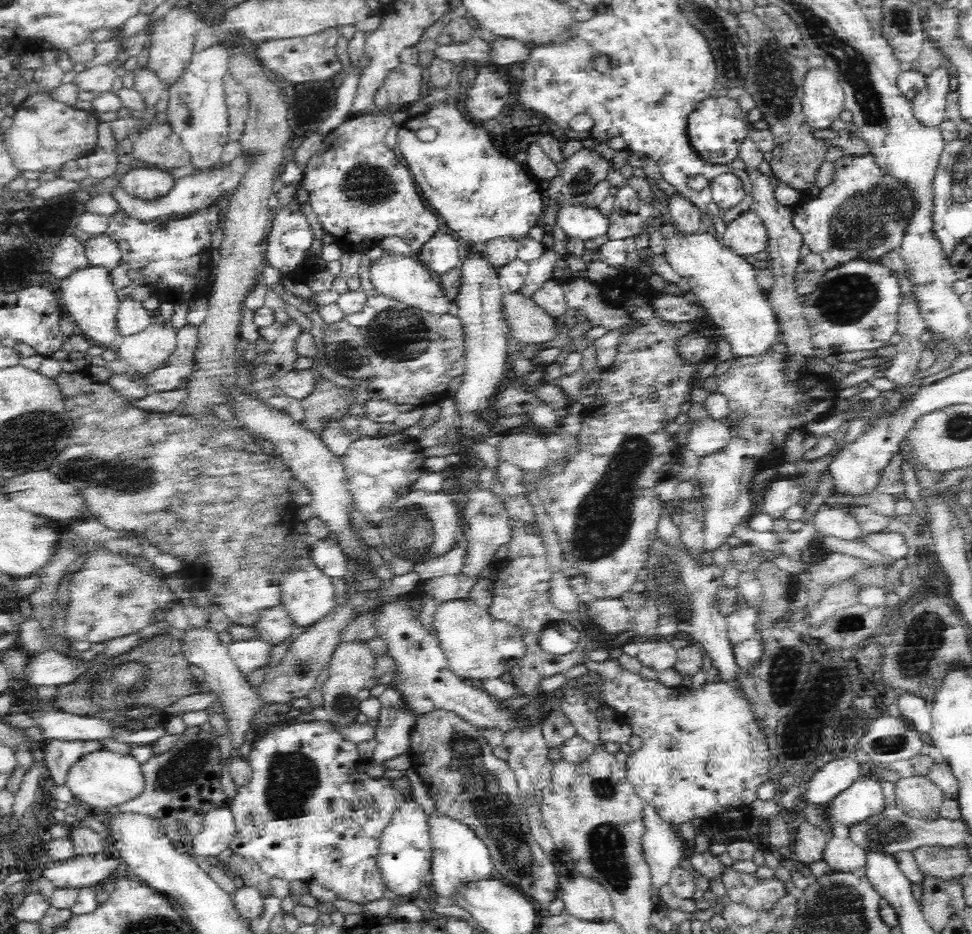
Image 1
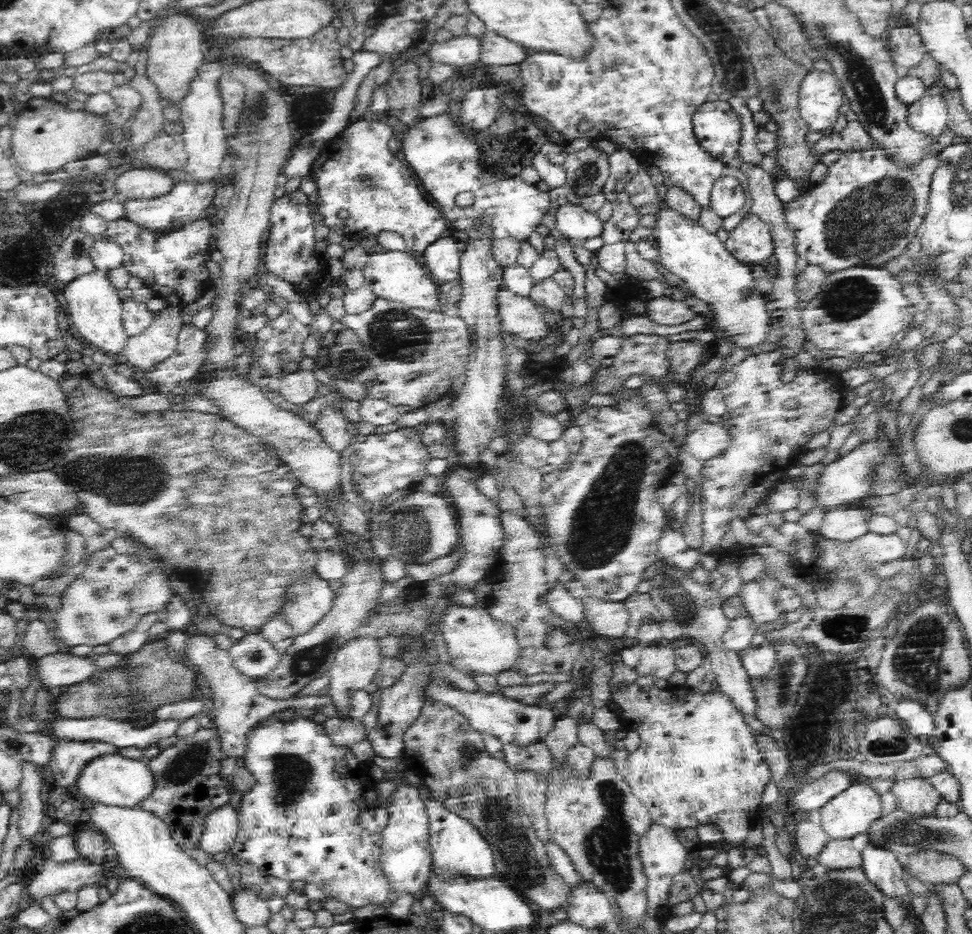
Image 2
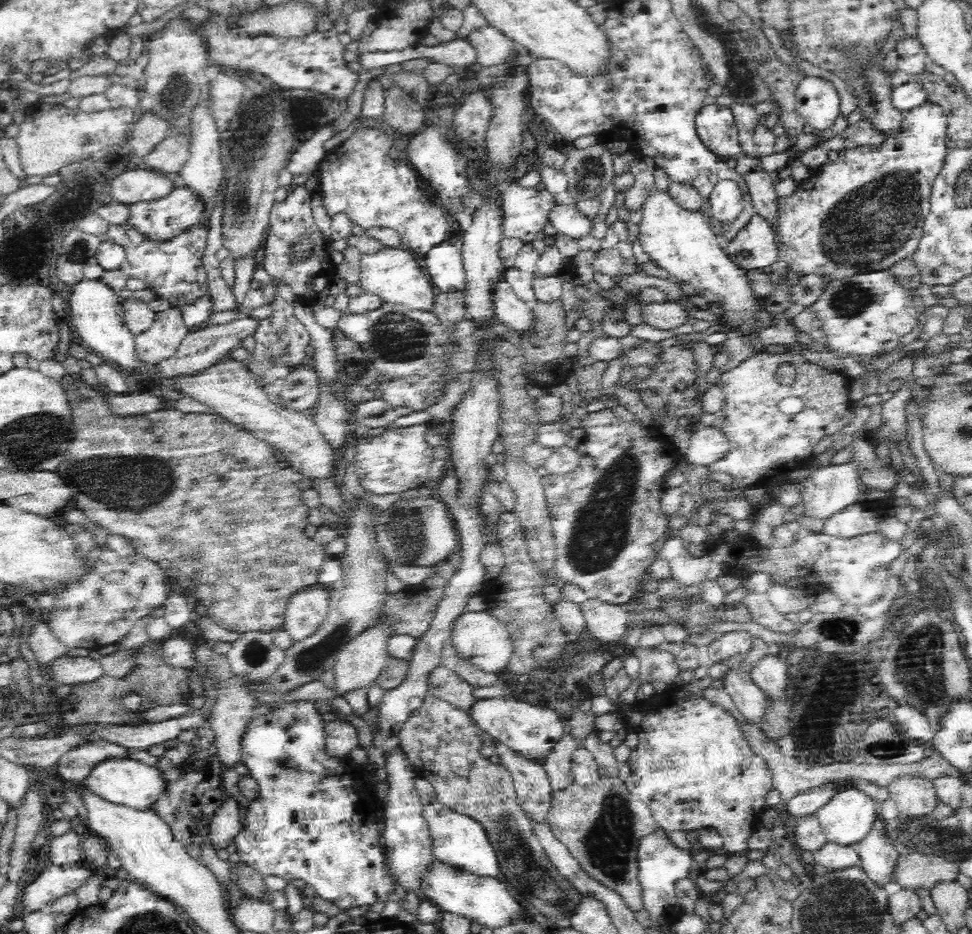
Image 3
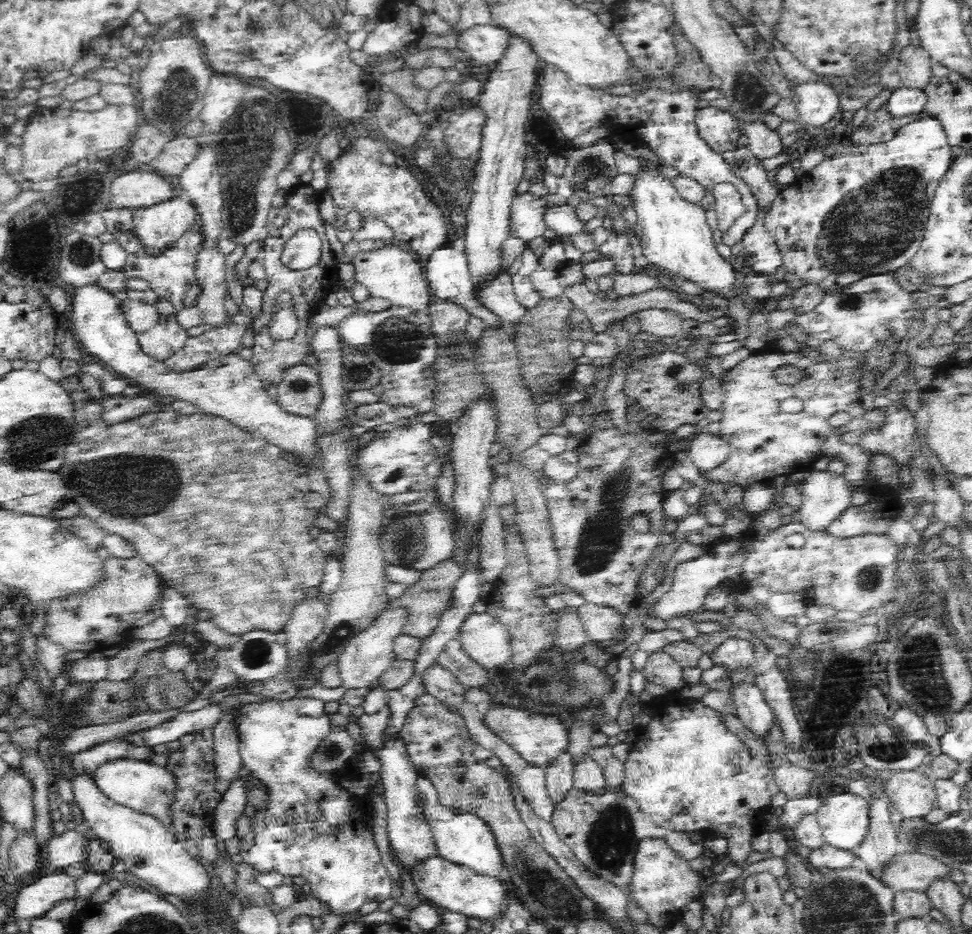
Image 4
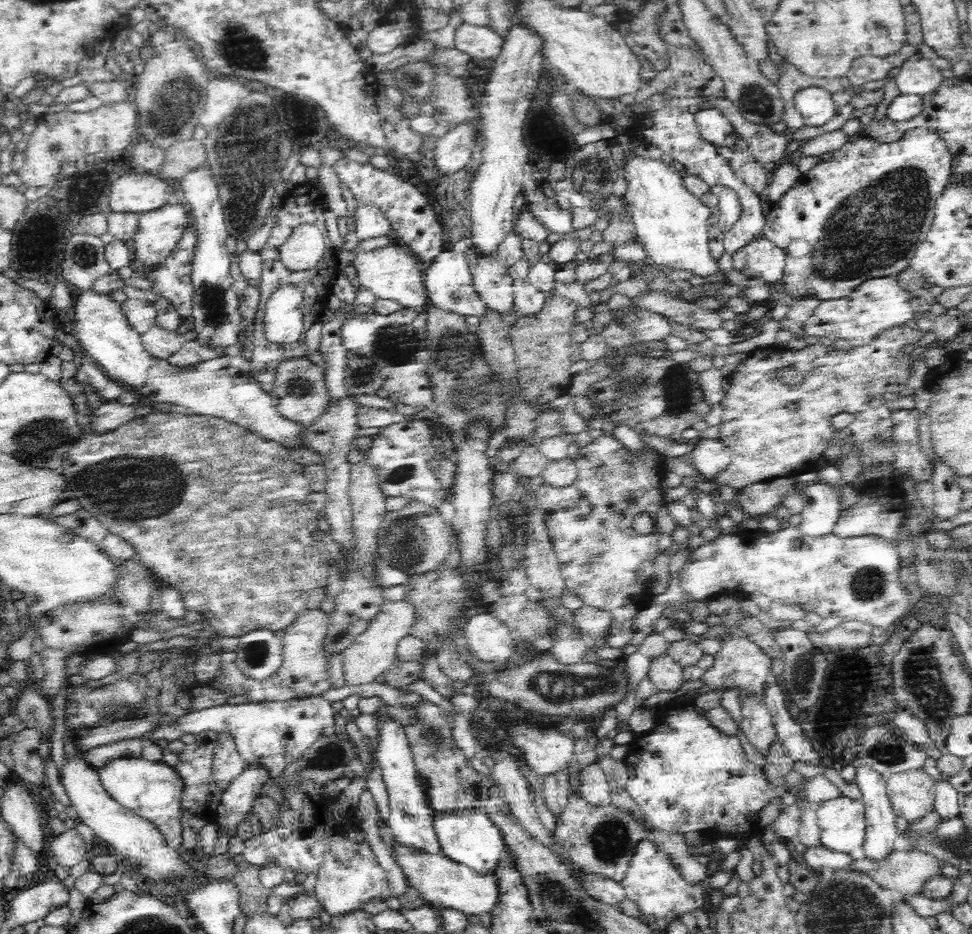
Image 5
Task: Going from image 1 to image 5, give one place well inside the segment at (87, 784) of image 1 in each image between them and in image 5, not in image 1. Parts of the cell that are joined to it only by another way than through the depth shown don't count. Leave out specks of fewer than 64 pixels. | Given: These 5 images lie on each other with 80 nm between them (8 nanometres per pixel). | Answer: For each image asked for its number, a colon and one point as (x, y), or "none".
2: (114, 780)
3: (127, 782)
4: (146, 788)
5: (154, 791)

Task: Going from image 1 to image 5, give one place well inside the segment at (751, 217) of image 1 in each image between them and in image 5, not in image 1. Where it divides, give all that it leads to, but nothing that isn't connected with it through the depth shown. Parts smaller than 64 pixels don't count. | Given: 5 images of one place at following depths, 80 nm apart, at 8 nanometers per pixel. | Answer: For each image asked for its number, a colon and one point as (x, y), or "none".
2: (751, 243)
3: (755, 247)
4: (757, 254)
5: (762, 260)

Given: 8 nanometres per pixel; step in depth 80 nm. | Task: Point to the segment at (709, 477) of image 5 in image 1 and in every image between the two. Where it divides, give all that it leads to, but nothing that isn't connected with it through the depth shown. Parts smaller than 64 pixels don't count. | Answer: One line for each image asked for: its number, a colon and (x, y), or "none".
1: (709, 436)
2: (708, 440)
3: (707, 445)
4: (707, 451)

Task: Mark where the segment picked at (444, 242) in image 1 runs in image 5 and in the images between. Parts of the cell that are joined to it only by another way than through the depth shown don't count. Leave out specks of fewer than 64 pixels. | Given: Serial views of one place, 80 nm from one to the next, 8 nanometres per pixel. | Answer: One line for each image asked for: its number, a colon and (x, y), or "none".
2: (442, 259)
3: (444, 265)
4: (448, 278)
5: (449, 286)

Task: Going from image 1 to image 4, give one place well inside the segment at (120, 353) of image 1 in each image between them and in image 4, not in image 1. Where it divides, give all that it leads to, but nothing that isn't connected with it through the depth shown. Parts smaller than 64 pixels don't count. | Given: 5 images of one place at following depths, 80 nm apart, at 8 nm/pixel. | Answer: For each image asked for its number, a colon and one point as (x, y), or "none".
2: (159, 342)
3: (161, 341)
4: (164, 340)

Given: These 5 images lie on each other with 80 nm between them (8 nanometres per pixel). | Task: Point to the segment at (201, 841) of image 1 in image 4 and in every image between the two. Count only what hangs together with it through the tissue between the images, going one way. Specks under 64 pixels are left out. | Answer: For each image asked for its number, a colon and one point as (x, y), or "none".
2: (221, 828)
3: (225, 826)
4: (231, 807)

